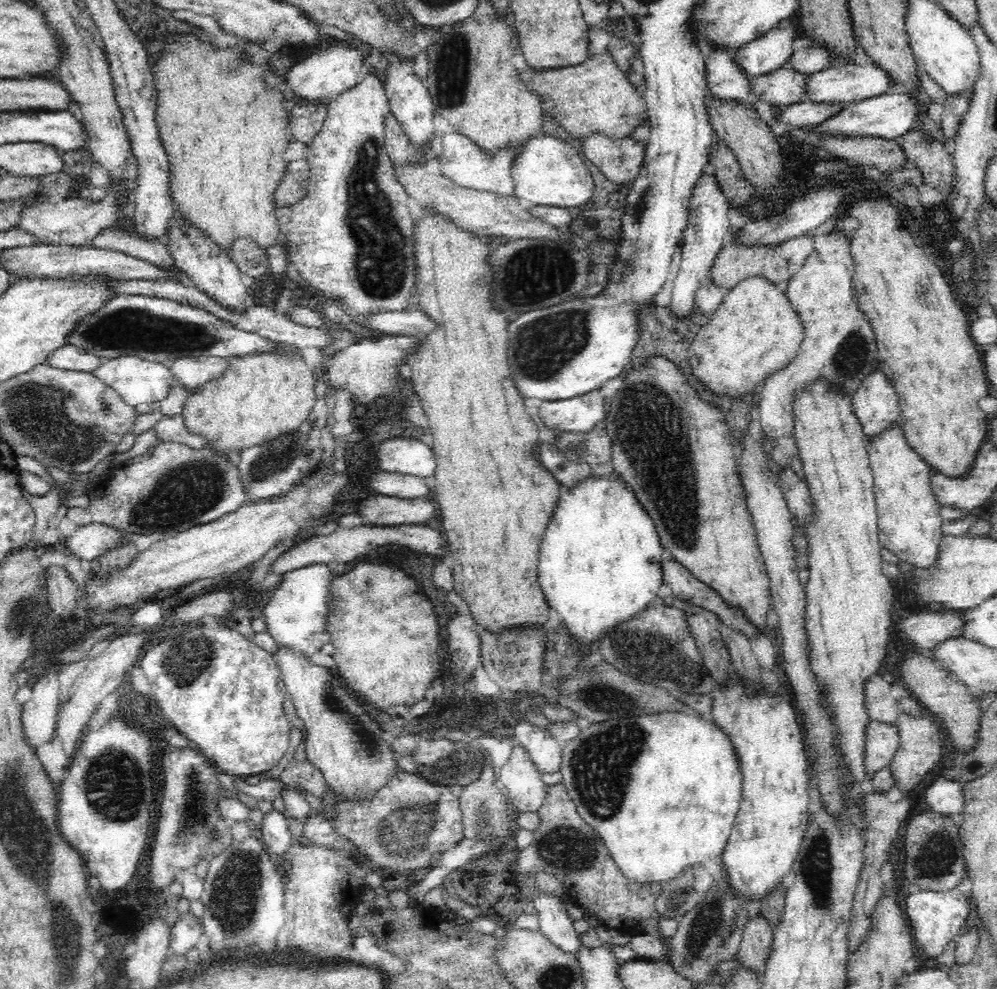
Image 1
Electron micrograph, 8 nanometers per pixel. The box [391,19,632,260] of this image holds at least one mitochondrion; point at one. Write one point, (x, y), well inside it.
(451, 82)

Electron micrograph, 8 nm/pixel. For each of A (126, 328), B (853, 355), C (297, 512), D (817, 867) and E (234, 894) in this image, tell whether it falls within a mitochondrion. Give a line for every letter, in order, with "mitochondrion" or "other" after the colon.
A: mitochondrion
B: mitochondrion
C: other
D: mitochondrion
E: mitochondrion

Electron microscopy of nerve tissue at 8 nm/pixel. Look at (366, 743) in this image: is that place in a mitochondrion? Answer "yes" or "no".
yes

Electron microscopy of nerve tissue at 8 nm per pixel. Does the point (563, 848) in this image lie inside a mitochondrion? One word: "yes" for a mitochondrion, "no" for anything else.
yes

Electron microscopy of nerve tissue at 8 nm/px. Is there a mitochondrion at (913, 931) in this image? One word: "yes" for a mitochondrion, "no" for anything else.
no

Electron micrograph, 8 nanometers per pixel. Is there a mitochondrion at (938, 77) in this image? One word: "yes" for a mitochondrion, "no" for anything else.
no

